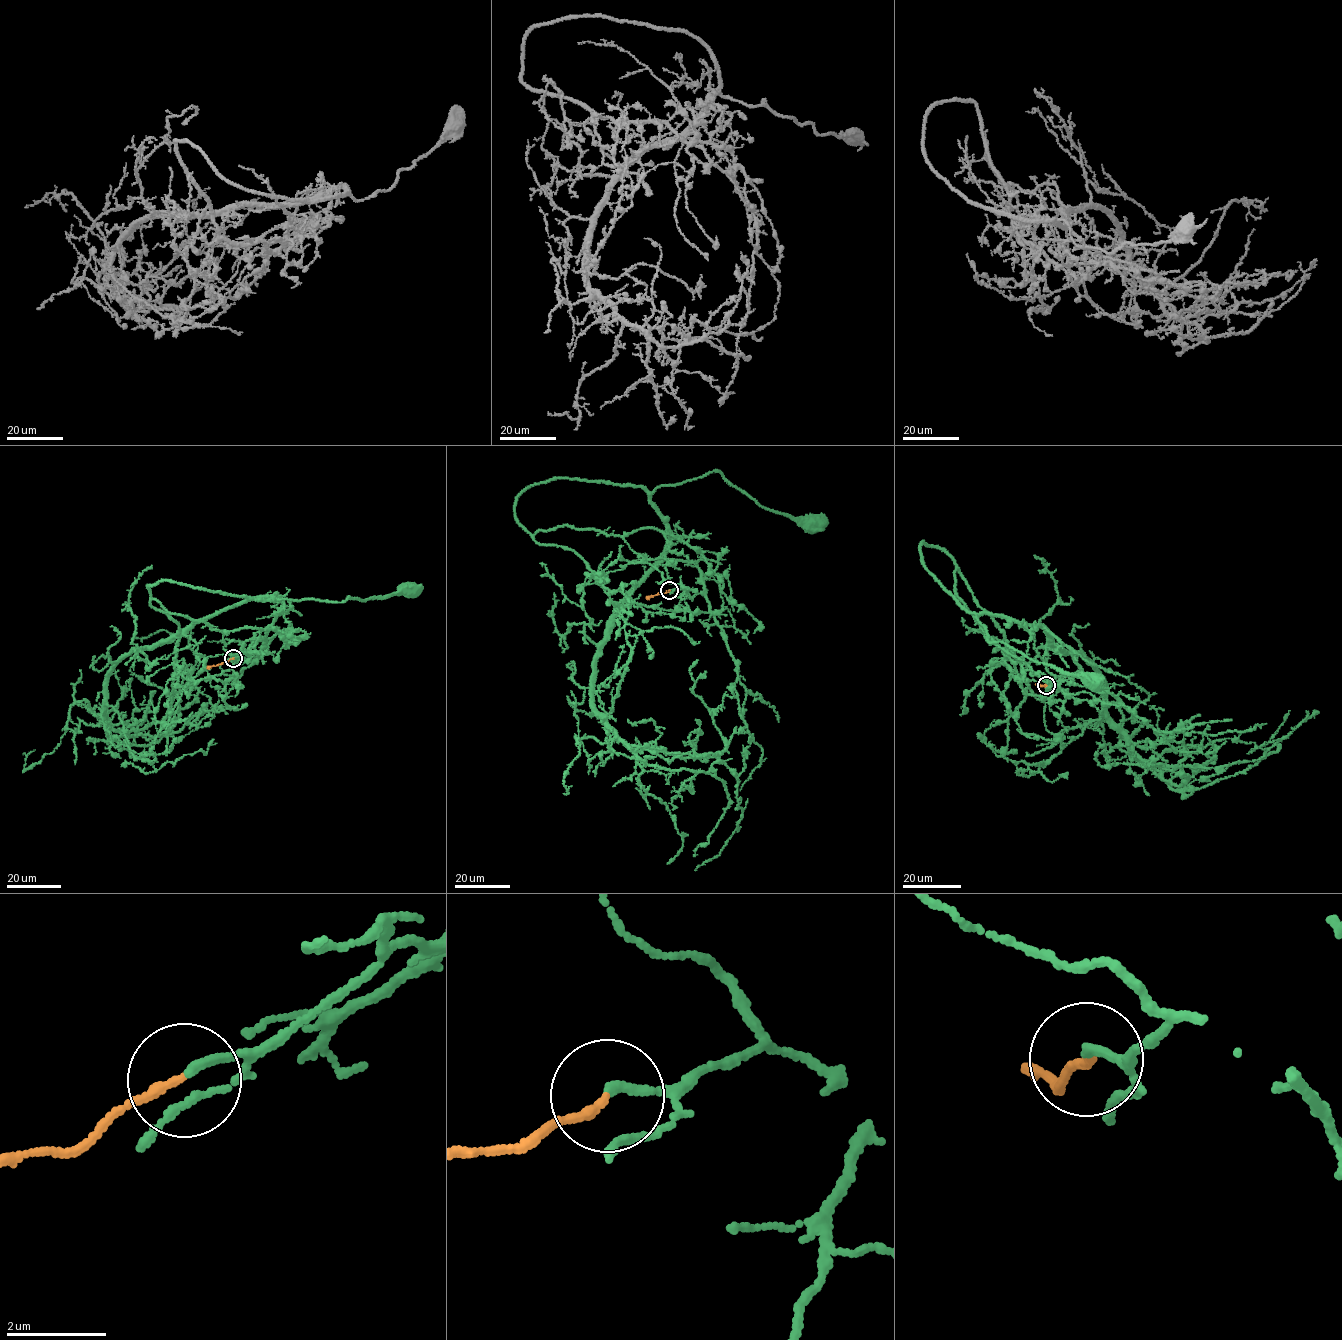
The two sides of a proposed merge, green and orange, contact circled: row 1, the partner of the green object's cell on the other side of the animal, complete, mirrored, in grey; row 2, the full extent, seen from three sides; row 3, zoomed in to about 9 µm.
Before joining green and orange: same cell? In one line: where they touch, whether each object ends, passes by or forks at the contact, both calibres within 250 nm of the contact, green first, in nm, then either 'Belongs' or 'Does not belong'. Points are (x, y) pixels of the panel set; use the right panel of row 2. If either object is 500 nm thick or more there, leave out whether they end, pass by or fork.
Place: (1046, 685). At the ring green ends. At the ring orange ends. Thickness 180 nm (green) against 160 nm. Belongs

